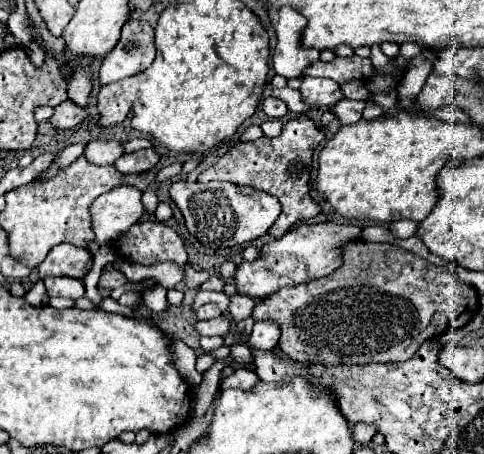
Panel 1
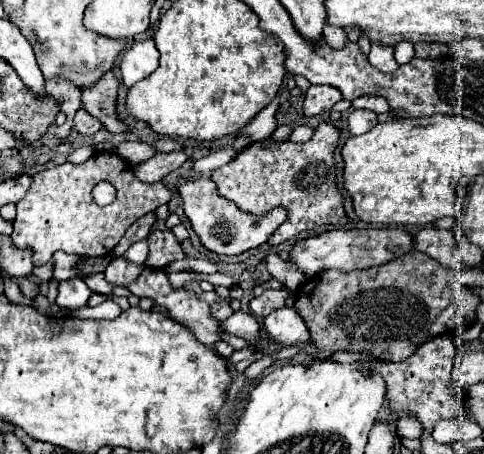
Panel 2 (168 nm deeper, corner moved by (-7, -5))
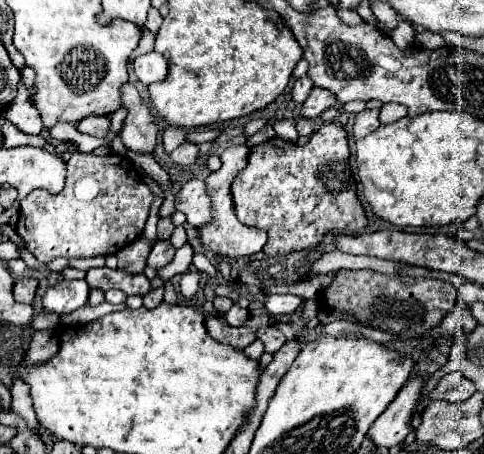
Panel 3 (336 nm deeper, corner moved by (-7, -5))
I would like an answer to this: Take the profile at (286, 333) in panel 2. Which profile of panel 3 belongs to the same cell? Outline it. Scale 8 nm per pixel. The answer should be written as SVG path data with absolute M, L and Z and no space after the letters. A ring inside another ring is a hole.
M267 295L263 305L269 315L291 315L301 305L301 299L297 295Z

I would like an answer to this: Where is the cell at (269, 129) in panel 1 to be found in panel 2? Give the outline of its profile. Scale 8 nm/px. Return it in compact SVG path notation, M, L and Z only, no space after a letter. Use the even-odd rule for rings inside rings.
M300 125L290 135L290 140L293 142L307 142L309 141L314 133L314 129L307 125Z

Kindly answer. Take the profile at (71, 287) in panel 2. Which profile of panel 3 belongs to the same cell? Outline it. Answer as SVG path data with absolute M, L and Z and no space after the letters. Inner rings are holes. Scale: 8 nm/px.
M75 279L75 281L61 281L55 287L51 287L45 297L43 297L43 307L63 315L63 313L71 313L79 307L83 307L89 299L89 285L83 279Z

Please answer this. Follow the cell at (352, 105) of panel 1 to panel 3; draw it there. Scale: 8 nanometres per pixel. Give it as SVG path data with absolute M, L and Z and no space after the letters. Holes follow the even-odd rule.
M363 109L361 113L355 115L355 125L353 125L353 135L355 139L361 139L375 131L379 127L379 109Z

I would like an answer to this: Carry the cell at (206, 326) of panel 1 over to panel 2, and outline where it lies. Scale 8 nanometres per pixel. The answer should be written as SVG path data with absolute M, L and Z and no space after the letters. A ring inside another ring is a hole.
M237 311L233 313L227 321L223 321L225 329L231 333L231 335L237 335L237 337L243 337L249 345L257 347L265 337L261 333L261 327L255 319L255 315L251 313L245 313L245 311Z

